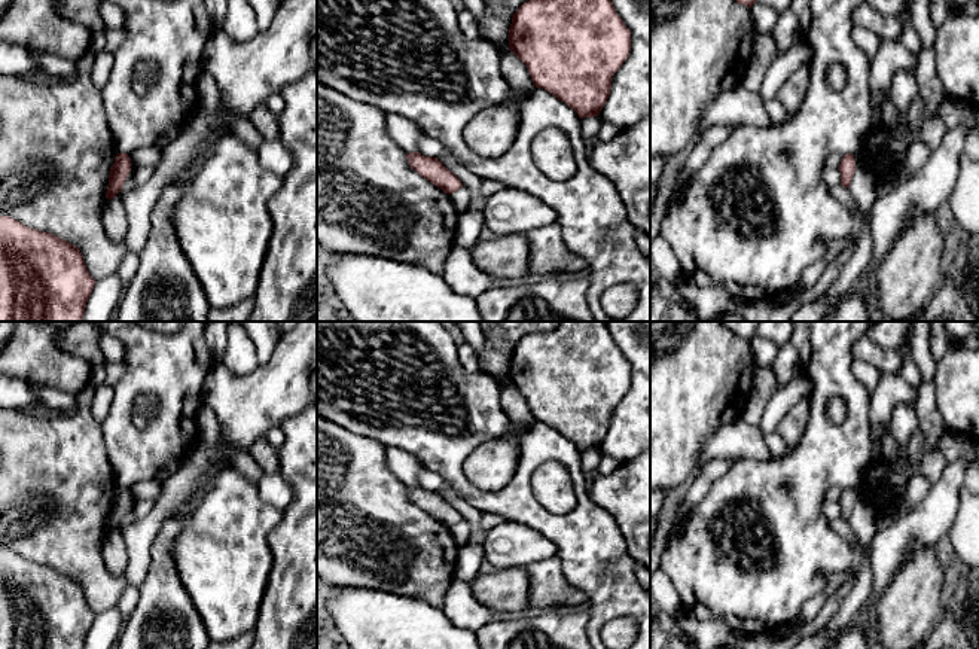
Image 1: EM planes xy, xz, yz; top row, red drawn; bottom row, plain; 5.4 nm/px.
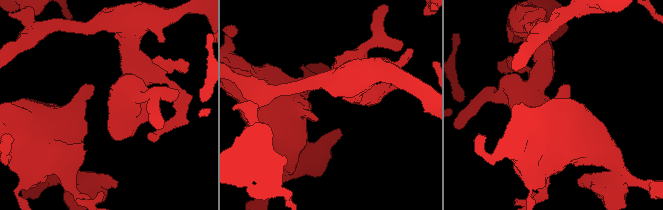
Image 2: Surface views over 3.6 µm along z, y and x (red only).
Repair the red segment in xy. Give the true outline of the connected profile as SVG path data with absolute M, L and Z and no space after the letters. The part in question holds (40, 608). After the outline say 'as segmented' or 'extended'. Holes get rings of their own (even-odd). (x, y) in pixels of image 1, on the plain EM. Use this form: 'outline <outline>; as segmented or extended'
outline M0 549L0 649L83 649L94 619L76 579Z; as segmented

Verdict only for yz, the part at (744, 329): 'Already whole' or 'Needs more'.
Already whole

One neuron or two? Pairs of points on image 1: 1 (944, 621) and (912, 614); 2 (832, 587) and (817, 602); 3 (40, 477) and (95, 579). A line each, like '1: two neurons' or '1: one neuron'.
1: two neurons
2: one neuron
3: one neuron

